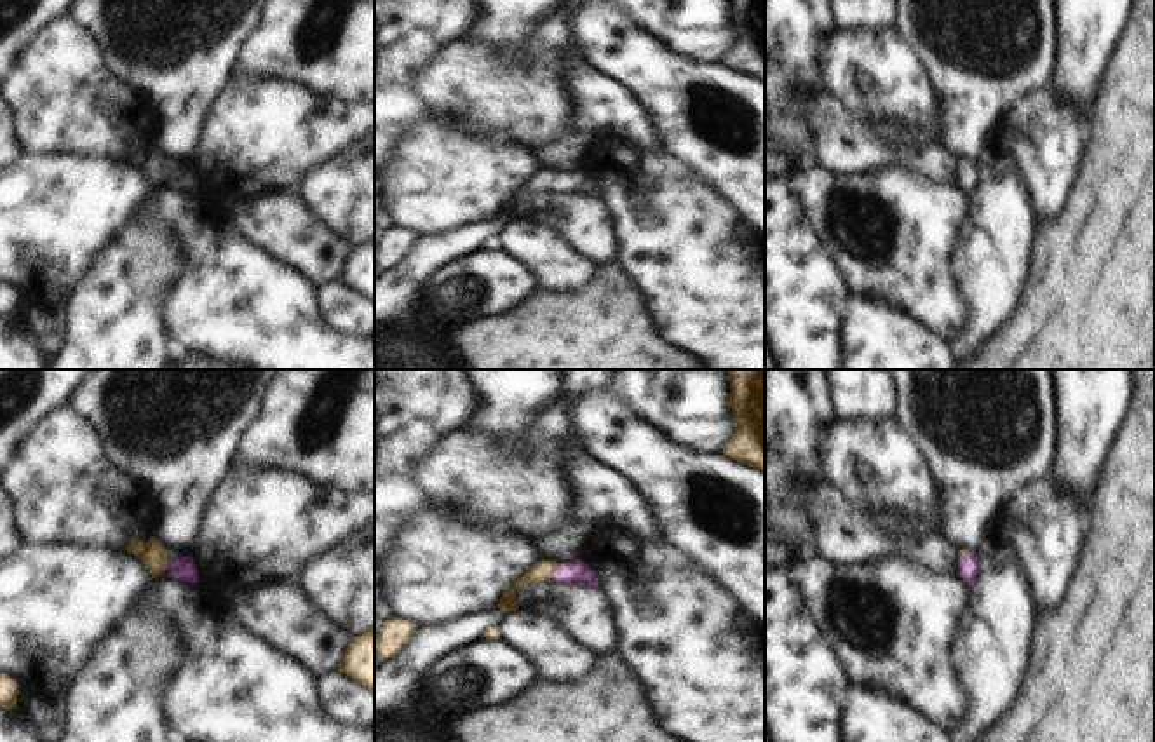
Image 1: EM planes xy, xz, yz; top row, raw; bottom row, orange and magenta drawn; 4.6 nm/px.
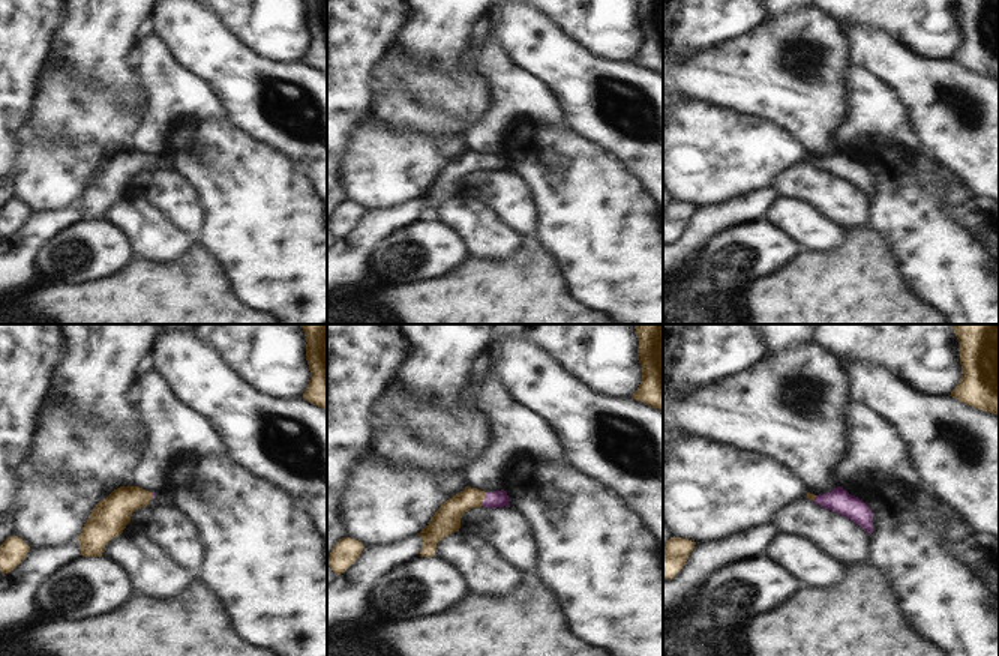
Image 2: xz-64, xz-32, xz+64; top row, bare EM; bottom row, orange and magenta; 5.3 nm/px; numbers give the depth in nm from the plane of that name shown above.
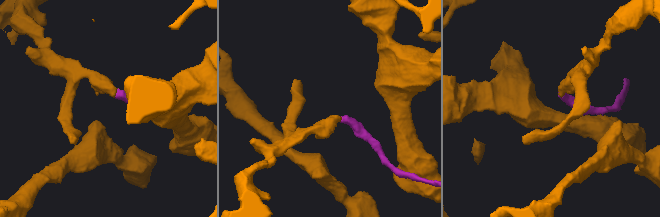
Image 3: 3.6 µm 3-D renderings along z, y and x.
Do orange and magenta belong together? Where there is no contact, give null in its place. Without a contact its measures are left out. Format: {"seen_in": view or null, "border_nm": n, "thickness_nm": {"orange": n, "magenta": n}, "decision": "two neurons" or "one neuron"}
{"seen_in": "xz", "border_nm": 90, "thickness_nm": {"orange": 100, "magenta": 120}, "decision": "one neuron"}

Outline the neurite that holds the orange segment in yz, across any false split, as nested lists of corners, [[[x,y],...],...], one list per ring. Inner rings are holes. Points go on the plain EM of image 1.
[[[962,159],[960,160],[960,188],[969,195],[972,197],[977,190],[977,185],[979,185],[979,171],[977,171],[977,165],[976,164],[970,164],[967,159]]]

